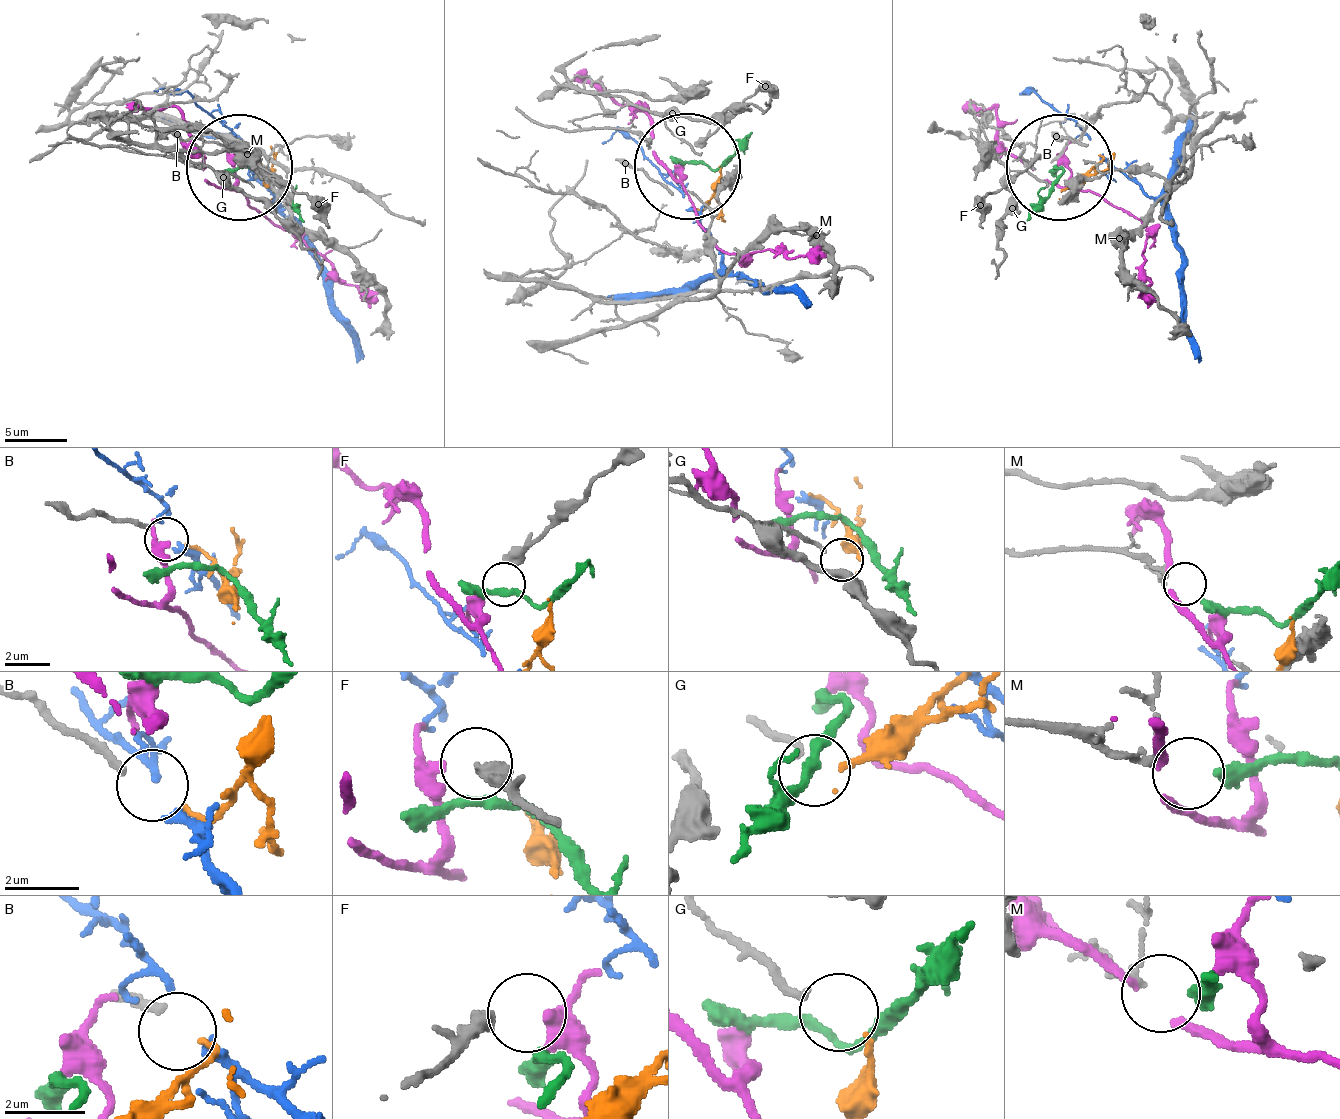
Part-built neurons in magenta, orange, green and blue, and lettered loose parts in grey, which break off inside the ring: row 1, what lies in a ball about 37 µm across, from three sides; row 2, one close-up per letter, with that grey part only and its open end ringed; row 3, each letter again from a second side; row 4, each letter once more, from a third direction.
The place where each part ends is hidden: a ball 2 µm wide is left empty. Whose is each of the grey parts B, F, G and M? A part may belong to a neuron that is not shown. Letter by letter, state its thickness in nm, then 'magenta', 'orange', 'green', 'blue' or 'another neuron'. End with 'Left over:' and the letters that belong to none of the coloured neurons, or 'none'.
B: calibre 240 nm; another neuron
F: calibre 550 nm; magenta
G: calibre 170 nm; orange
M: calibre 150 nm; green
Left over: B

